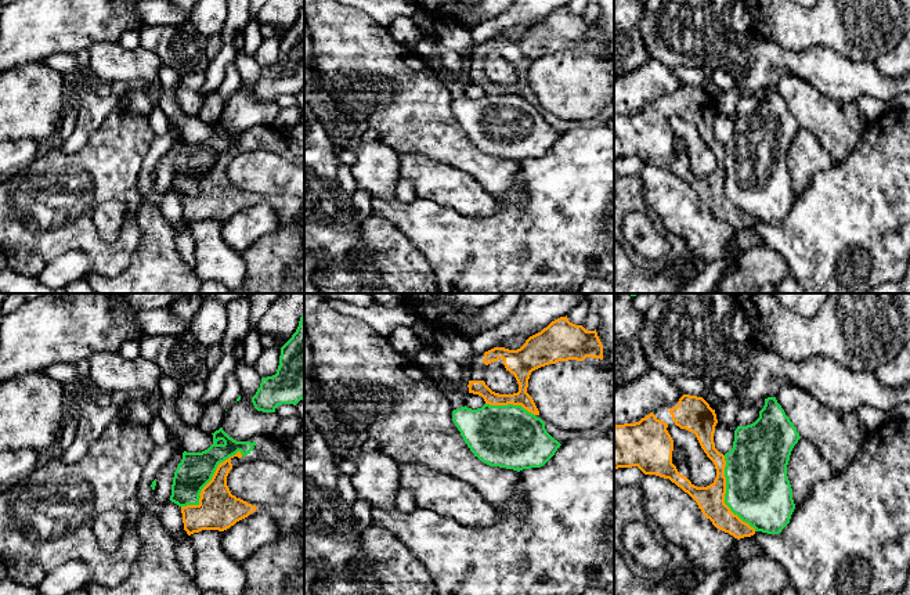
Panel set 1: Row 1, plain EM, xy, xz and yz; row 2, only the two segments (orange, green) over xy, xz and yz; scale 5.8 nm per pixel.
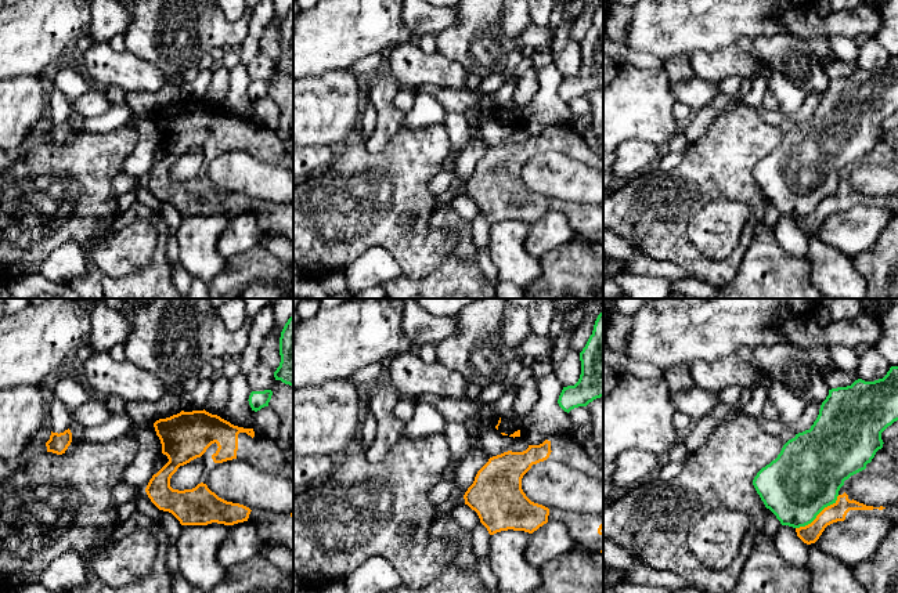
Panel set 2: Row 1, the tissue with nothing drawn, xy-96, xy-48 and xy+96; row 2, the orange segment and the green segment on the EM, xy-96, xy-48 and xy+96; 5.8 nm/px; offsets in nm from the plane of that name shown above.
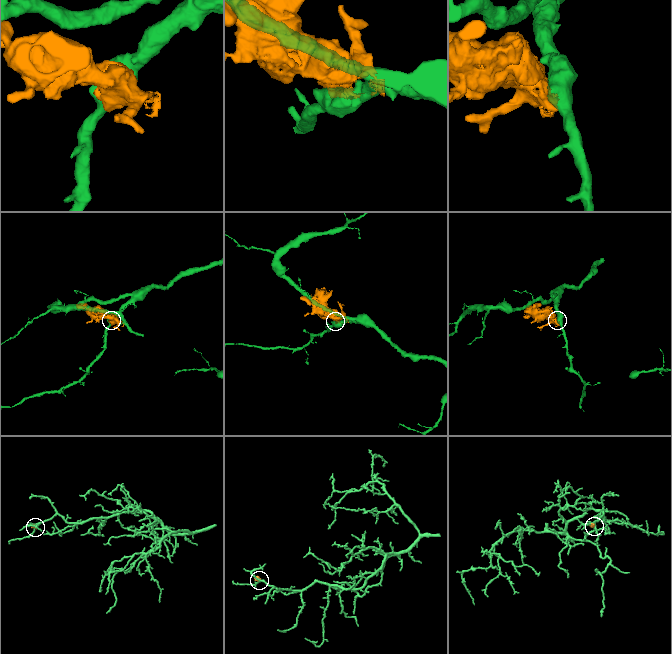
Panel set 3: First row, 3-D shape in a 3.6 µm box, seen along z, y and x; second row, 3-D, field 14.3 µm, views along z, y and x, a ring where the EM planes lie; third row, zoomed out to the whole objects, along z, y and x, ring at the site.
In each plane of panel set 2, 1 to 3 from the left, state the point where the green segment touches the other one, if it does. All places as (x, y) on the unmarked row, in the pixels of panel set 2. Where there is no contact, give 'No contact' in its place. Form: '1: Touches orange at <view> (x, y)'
1: No contact
2: No contact
3: Touches orange at xy+96 (818, 205)

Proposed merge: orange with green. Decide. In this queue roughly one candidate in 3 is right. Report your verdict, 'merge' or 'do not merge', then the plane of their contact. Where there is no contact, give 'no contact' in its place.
do not merge | xy

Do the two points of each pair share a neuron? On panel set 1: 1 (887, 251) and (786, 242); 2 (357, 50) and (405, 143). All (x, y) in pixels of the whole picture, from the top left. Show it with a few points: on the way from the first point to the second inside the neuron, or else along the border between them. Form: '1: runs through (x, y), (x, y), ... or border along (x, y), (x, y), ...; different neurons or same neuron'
1: runs through (862, 242), (811, 242); same neuron
2: runs through (374, 74), (374, 78), (405, 111), (405, 119); same neuron

